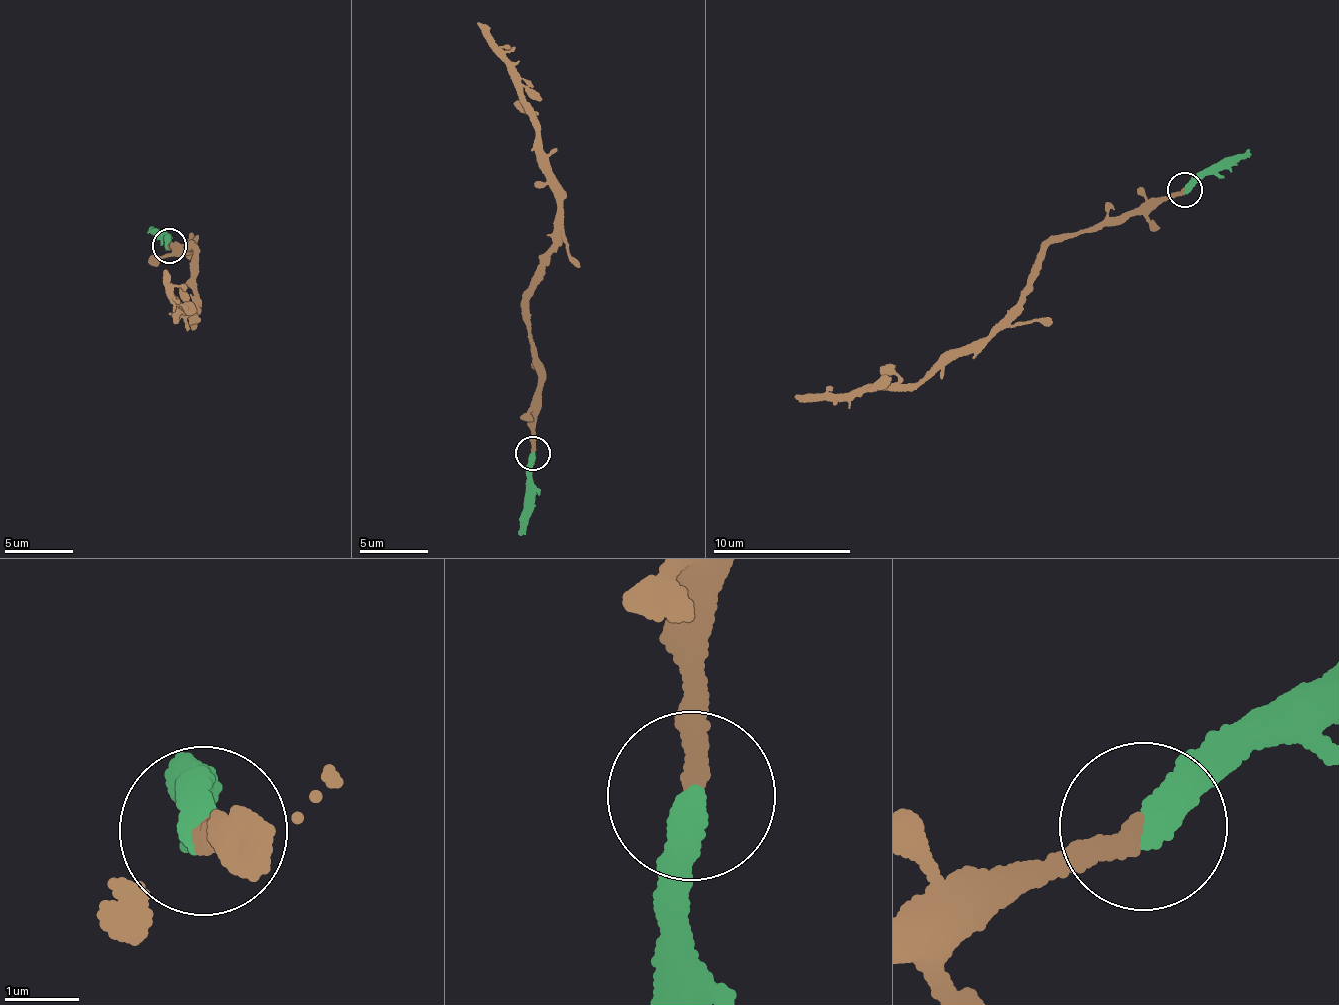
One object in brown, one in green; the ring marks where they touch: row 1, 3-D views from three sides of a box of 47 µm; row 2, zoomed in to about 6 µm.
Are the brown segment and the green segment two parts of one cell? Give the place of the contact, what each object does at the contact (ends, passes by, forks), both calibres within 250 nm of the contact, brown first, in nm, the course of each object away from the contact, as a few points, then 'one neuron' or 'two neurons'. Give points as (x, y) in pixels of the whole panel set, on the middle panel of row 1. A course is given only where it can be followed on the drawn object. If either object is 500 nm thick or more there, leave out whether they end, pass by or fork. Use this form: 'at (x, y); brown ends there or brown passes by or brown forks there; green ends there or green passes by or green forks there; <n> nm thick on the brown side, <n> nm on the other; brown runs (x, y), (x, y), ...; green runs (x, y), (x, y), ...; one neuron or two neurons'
at (532, 453); brown ends there; green ends there; 320 nm thick on the brown side, 440 nm on the other; brown runs (531, 451), (530, 415), (539, 385), (529, 293), (563, 243), (538, 129), (521, 93), (478, 22); green runs (531, 454), (533, 482), (520, 519), (522, 535); one neuron

